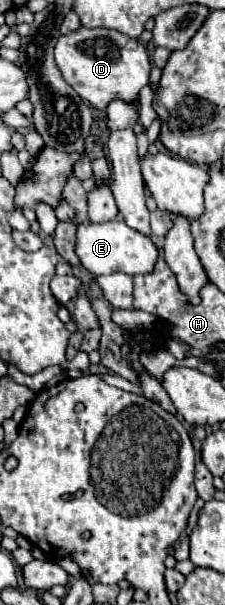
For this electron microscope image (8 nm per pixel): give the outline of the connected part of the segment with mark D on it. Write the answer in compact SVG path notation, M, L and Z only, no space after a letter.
M79 28L75 34L61 36L55 46L55 62L67 84L71 84L73 90L97 110L107 110L113 100L139 104L141 88L151 82L151 60L145 44L127 38L117 30Z

